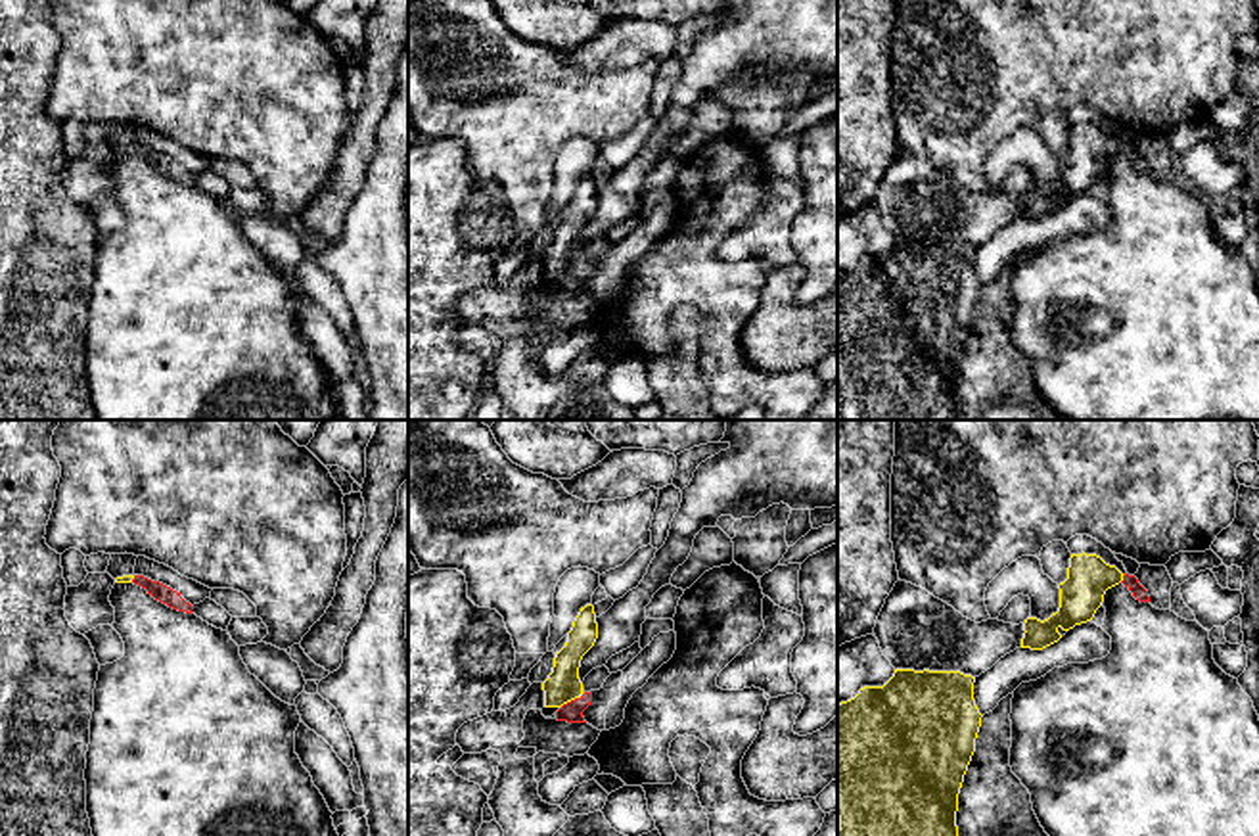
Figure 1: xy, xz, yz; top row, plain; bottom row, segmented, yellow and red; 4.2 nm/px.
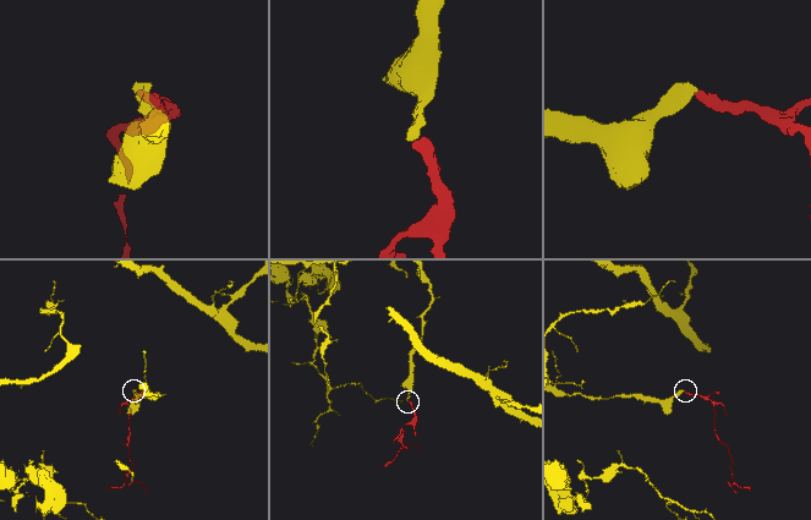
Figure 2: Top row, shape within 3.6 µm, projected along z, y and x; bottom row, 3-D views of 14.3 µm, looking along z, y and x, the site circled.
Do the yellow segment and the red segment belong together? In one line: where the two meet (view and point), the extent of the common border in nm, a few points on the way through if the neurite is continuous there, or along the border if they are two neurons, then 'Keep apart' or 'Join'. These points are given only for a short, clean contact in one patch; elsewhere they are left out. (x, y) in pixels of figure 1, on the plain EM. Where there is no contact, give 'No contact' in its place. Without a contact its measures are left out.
Touches yellow at xz (568, 271). Shared border 90 nm. Path across: xz (562, 255), (568, 271), (572, 282). Join

